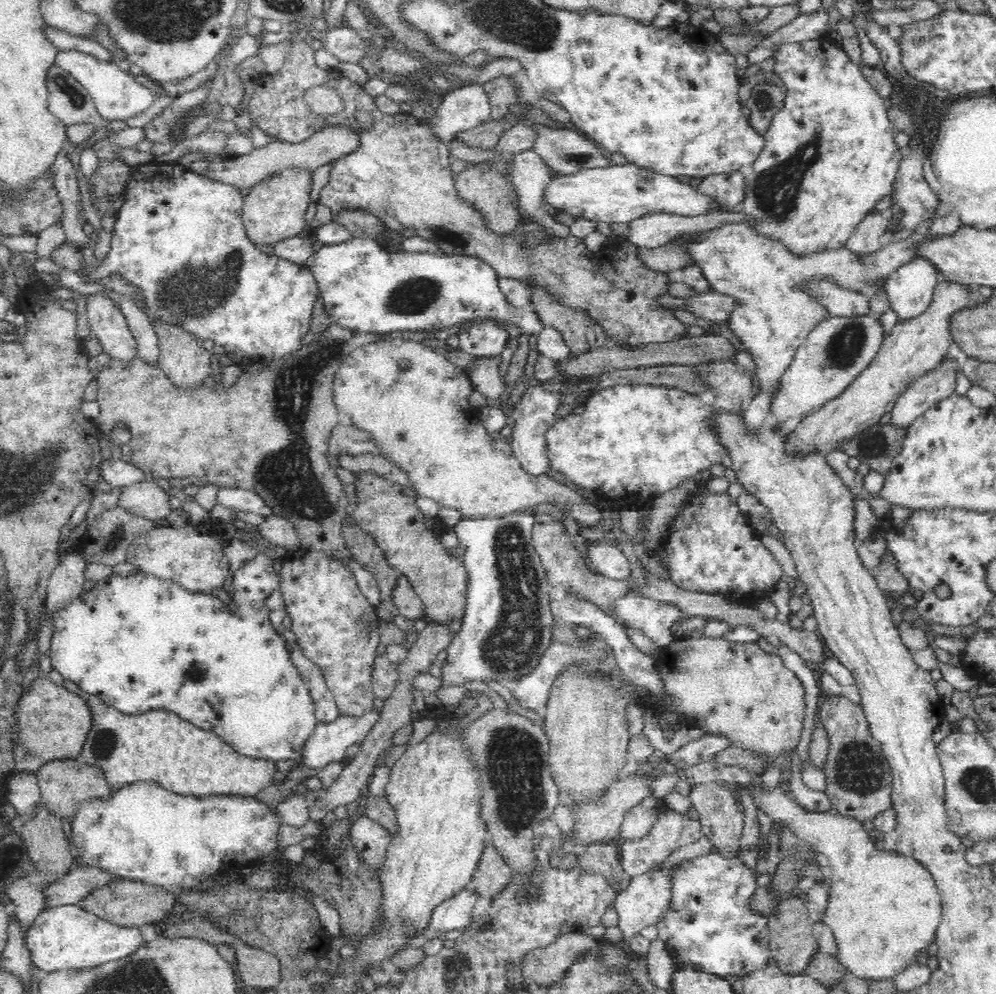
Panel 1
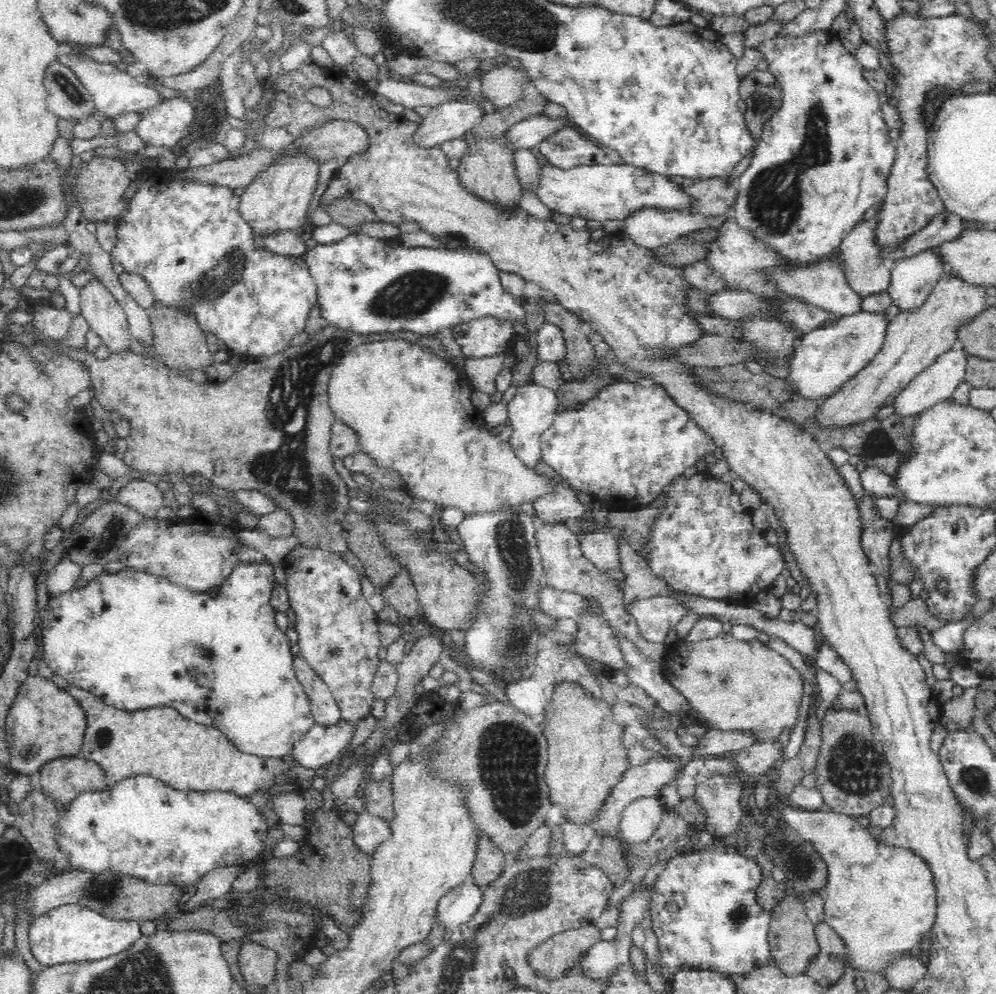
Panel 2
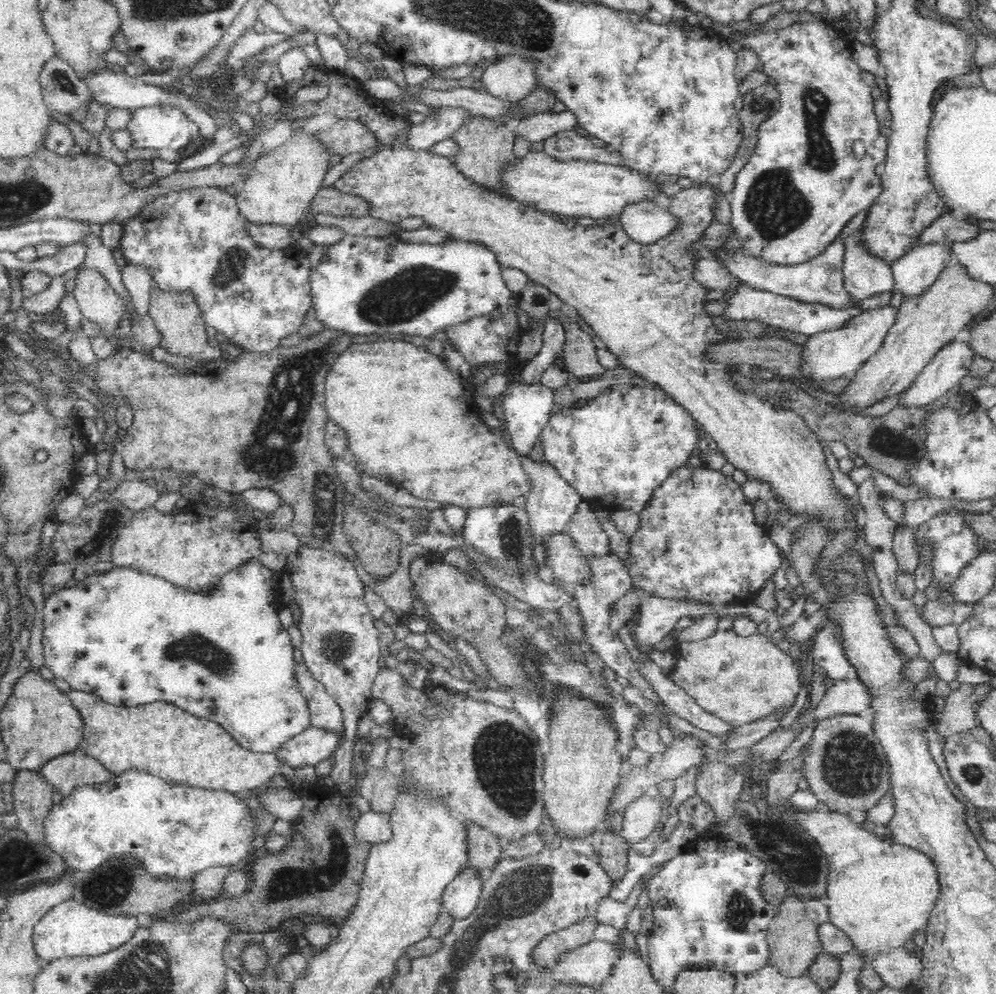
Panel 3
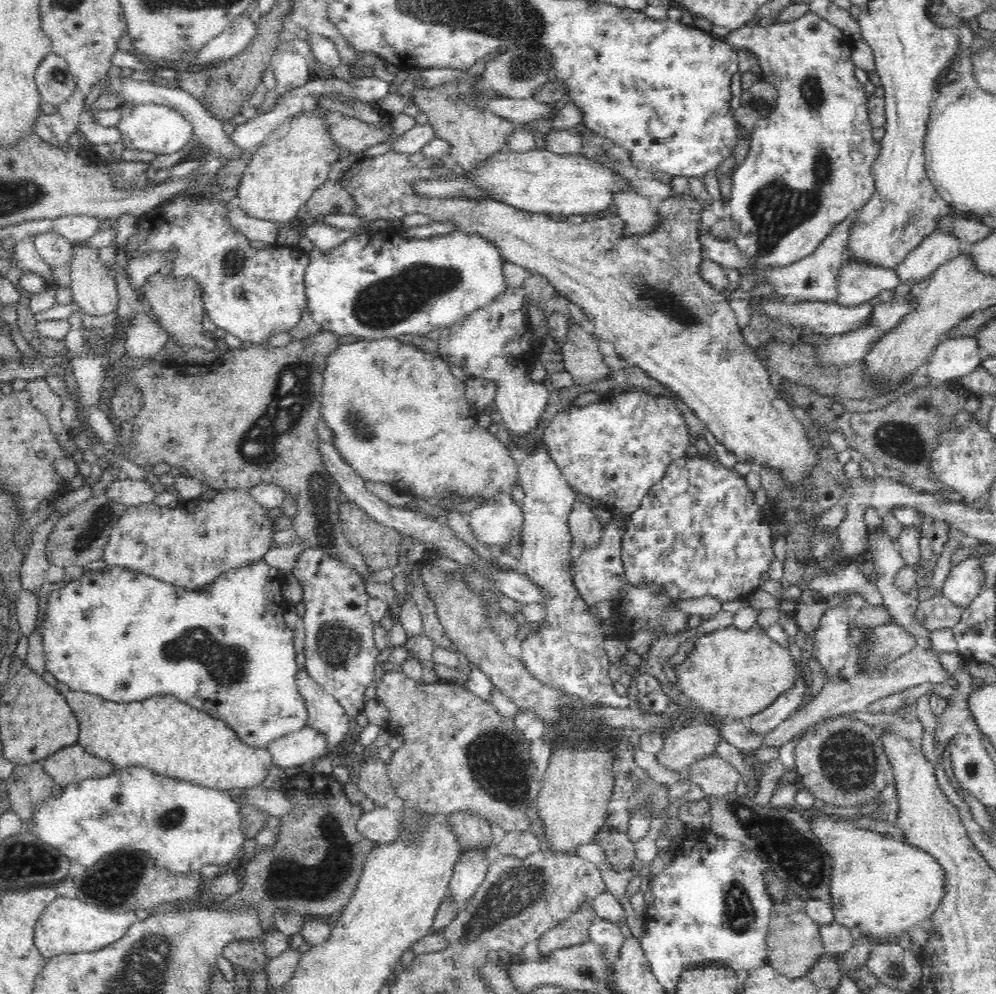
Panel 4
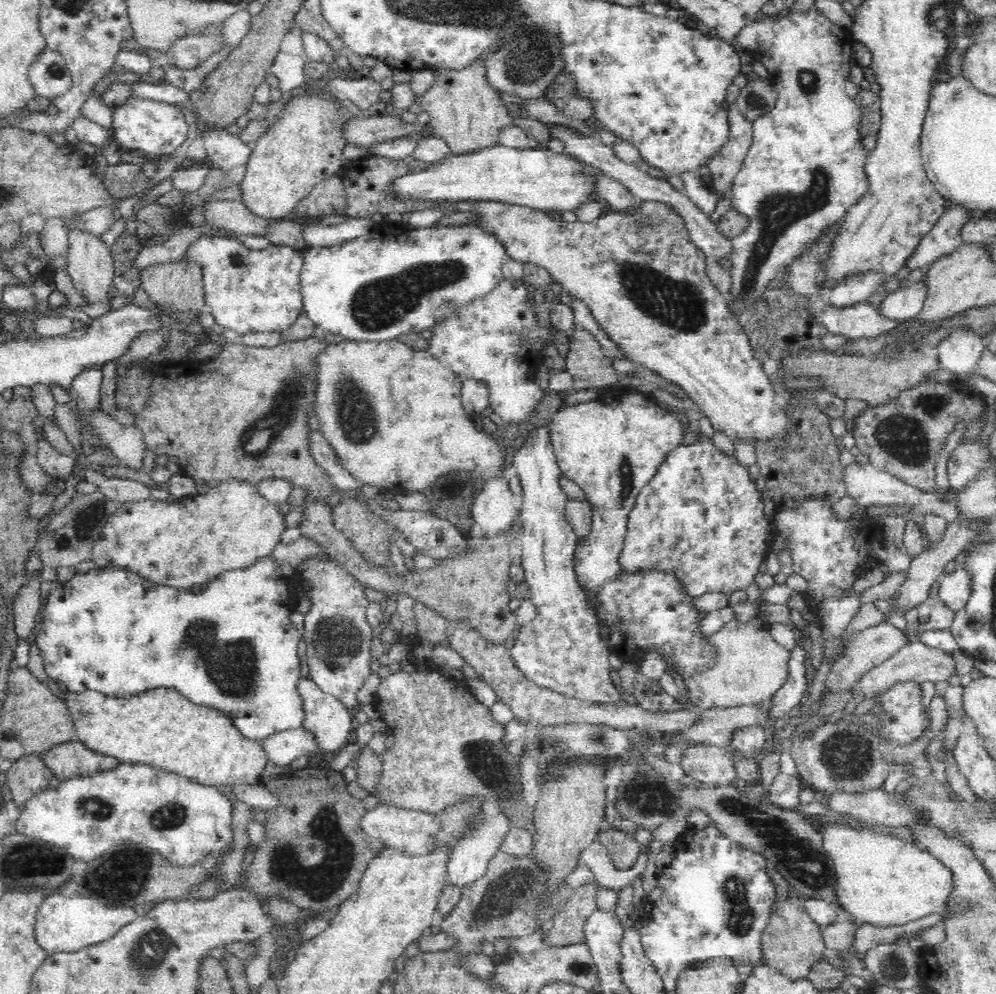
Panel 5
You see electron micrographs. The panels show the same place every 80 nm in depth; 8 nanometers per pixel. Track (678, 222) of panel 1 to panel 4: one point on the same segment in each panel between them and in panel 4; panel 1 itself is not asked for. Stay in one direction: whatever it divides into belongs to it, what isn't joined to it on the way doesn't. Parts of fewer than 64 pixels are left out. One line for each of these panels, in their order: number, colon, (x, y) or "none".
2: (649, 227)
3: (644, 222)
4: (634, 209)

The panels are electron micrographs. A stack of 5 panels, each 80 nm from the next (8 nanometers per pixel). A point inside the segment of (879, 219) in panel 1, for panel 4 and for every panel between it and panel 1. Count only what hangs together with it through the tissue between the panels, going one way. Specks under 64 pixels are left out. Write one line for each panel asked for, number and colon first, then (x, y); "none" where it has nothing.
2: (867, 273)
3: (864, 275)
4: (857, 284)

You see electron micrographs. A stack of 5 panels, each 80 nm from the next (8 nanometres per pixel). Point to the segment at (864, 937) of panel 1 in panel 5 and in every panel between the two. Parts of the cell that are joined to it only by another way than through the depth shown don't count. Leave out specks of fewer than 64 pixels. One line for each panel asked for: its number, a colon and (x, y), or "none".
2: (881, 899)
3: (880, 892)
4: (880, 886)
5: (882, 880)

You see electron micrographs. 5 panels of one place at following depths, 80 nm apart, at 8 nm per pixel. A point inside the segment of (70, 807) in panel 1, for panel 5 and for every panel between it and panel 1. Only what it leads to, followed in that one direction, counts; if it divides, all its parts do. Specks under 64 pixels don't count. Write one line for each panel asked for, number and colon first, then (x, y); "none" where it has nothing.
2: (63, 778)
3: (66, 771)
4: (72, 763)
5: (68, 759)

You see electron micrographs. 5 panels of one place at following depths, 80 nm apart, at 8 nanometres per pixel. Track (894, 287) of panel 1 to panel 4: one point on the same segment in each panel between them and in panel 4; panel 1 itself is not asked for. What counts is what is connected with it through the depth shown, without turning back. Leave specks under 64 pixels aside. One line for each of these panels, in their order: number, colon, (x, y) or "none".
2: (913, 278)
3: (918, 268)
4: (934, 250)

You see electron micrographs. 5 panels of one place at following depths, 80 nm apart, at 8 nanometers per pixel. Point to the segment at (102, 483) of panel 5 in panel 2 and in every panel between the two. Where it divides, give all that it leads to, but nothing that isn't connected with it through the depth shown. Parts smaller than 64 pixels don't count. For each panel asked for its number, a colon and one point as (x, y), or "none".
2: (142, 494)
3: (135, 494)
4: (129, 492)

